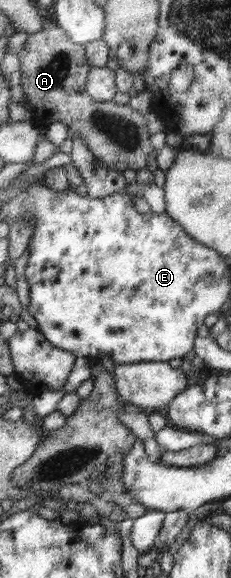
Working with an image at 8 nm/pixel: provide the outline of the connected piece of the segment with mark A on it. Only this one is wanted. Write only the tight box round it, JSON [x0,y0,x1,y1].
[18,17,154,172]

